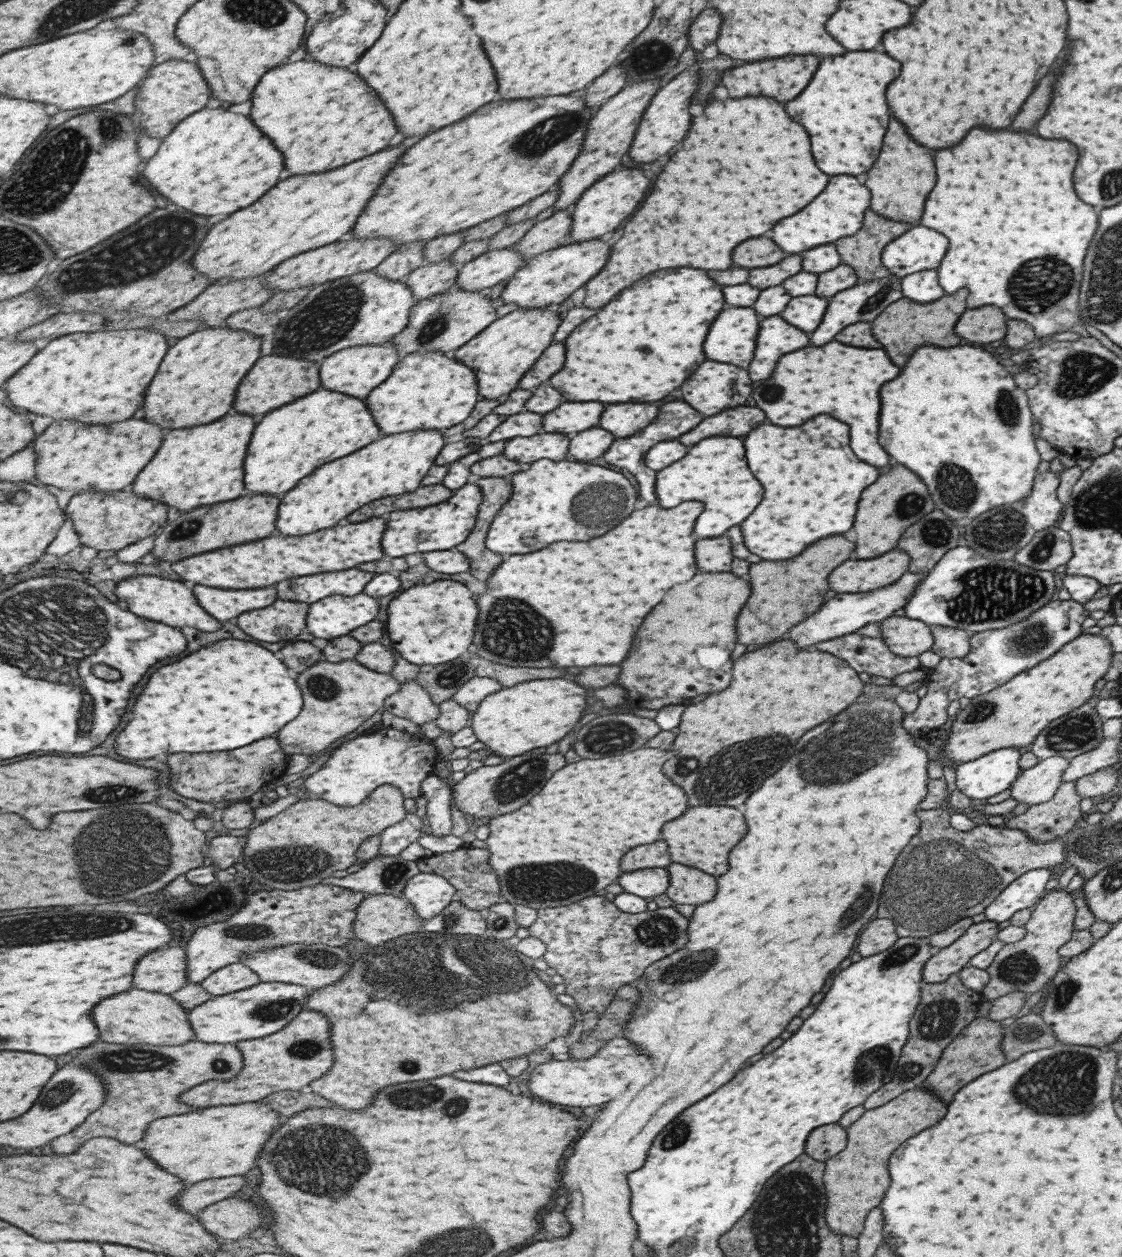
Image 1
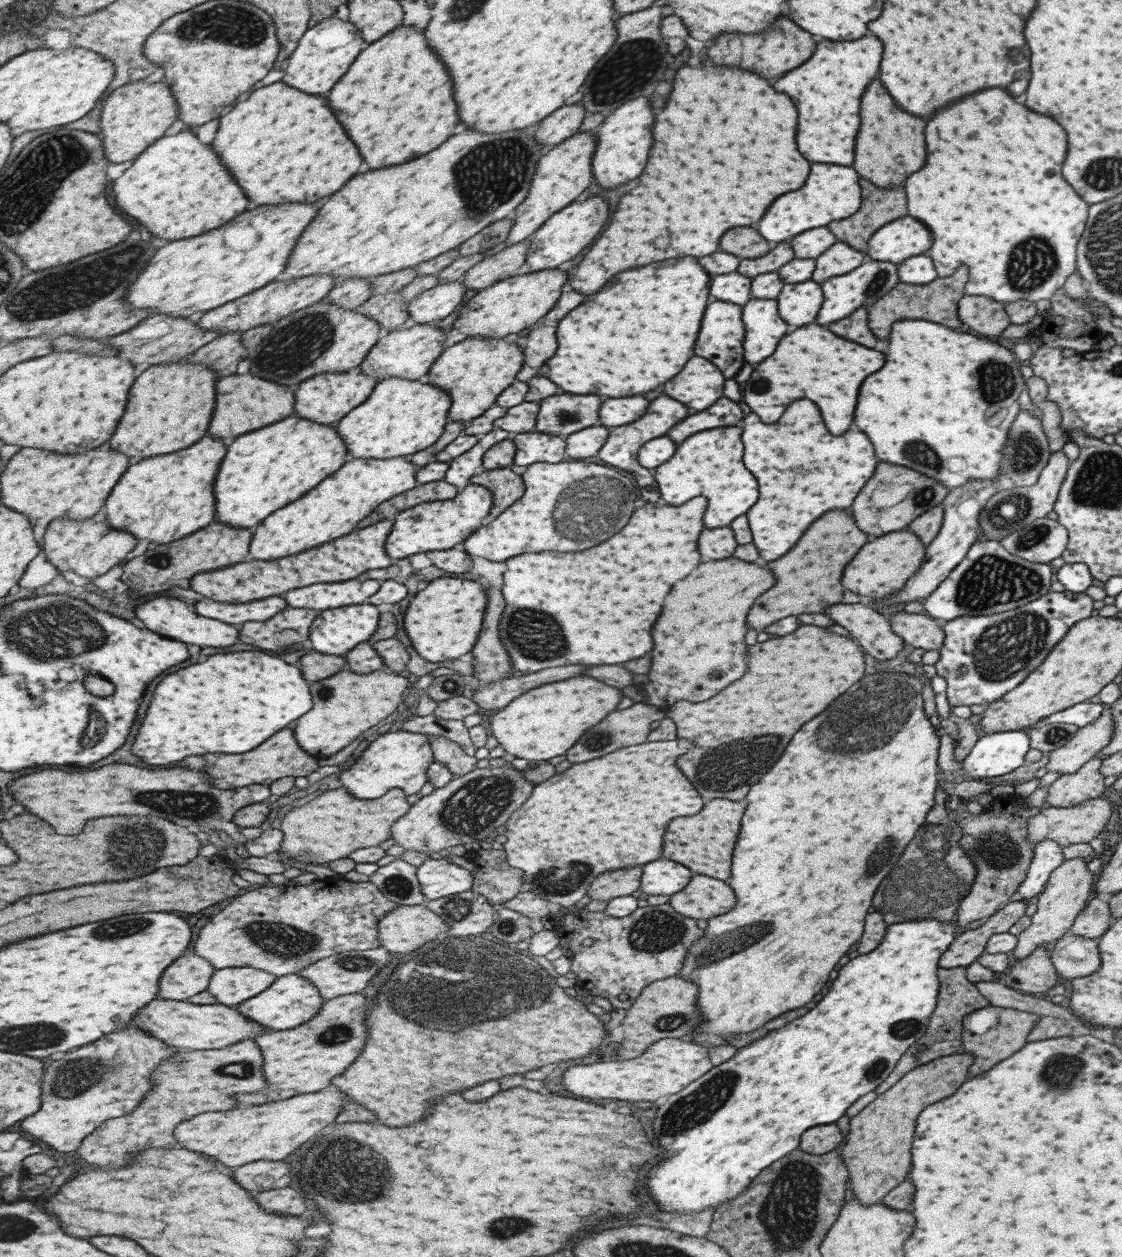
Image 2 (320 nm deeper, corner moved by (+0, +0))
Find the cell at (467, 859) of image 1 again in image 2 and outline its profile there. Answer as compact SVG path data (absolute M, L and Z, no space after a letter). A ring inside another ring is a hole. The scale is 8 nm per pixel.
M503 849L466 851L463 858L473 864L470 889L485 896L490 905L501 906L520 891L524 874L508 865Z

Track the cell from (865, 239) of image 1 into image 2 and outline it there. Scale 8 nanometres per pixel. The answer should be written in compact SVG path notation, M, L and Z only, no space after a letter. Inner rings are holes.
M858 178L860 186L860 207L851 214L850 217L842 218L843 220L833 221L827 227L837 241L848 244L851 248L866 254L866 242L869 237L884 224L897 220L899 217L907 216L905 210L905 194L903 188L891 188L891 190L879 190L878 186Z

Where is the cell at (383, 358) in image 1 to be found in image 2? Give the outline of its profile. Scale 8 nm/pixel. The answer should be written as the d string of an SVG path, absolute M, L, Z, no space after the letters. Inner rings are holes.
M361 365L349 372L324 372L318 374L296 388L297 402L295 414L300 418L314 420L323 424L337 424L355 407L361 406L374 392L378 380L362 370Z

